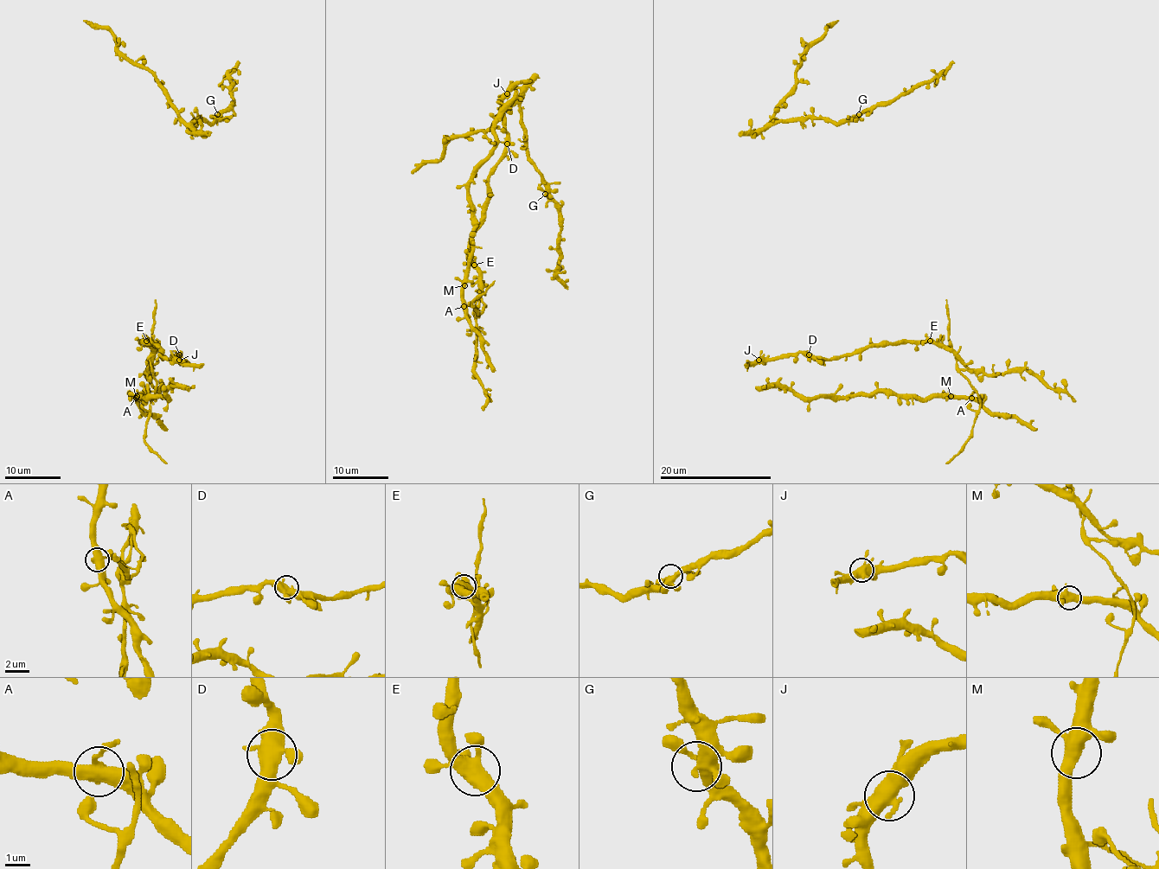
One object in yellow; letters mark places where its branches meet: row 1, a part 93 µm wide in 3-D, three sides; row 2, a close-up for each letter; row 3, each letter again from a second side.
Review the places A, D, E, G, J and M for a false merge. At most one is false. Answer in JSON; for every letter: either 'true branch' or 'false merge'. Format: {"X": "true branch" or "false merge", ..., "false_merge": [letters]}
{"A": "true branch", "D": "true branch", "E": "true branch", "G": "true branch", "J": "true branch", "M": "true branch", "false_merge": []}

